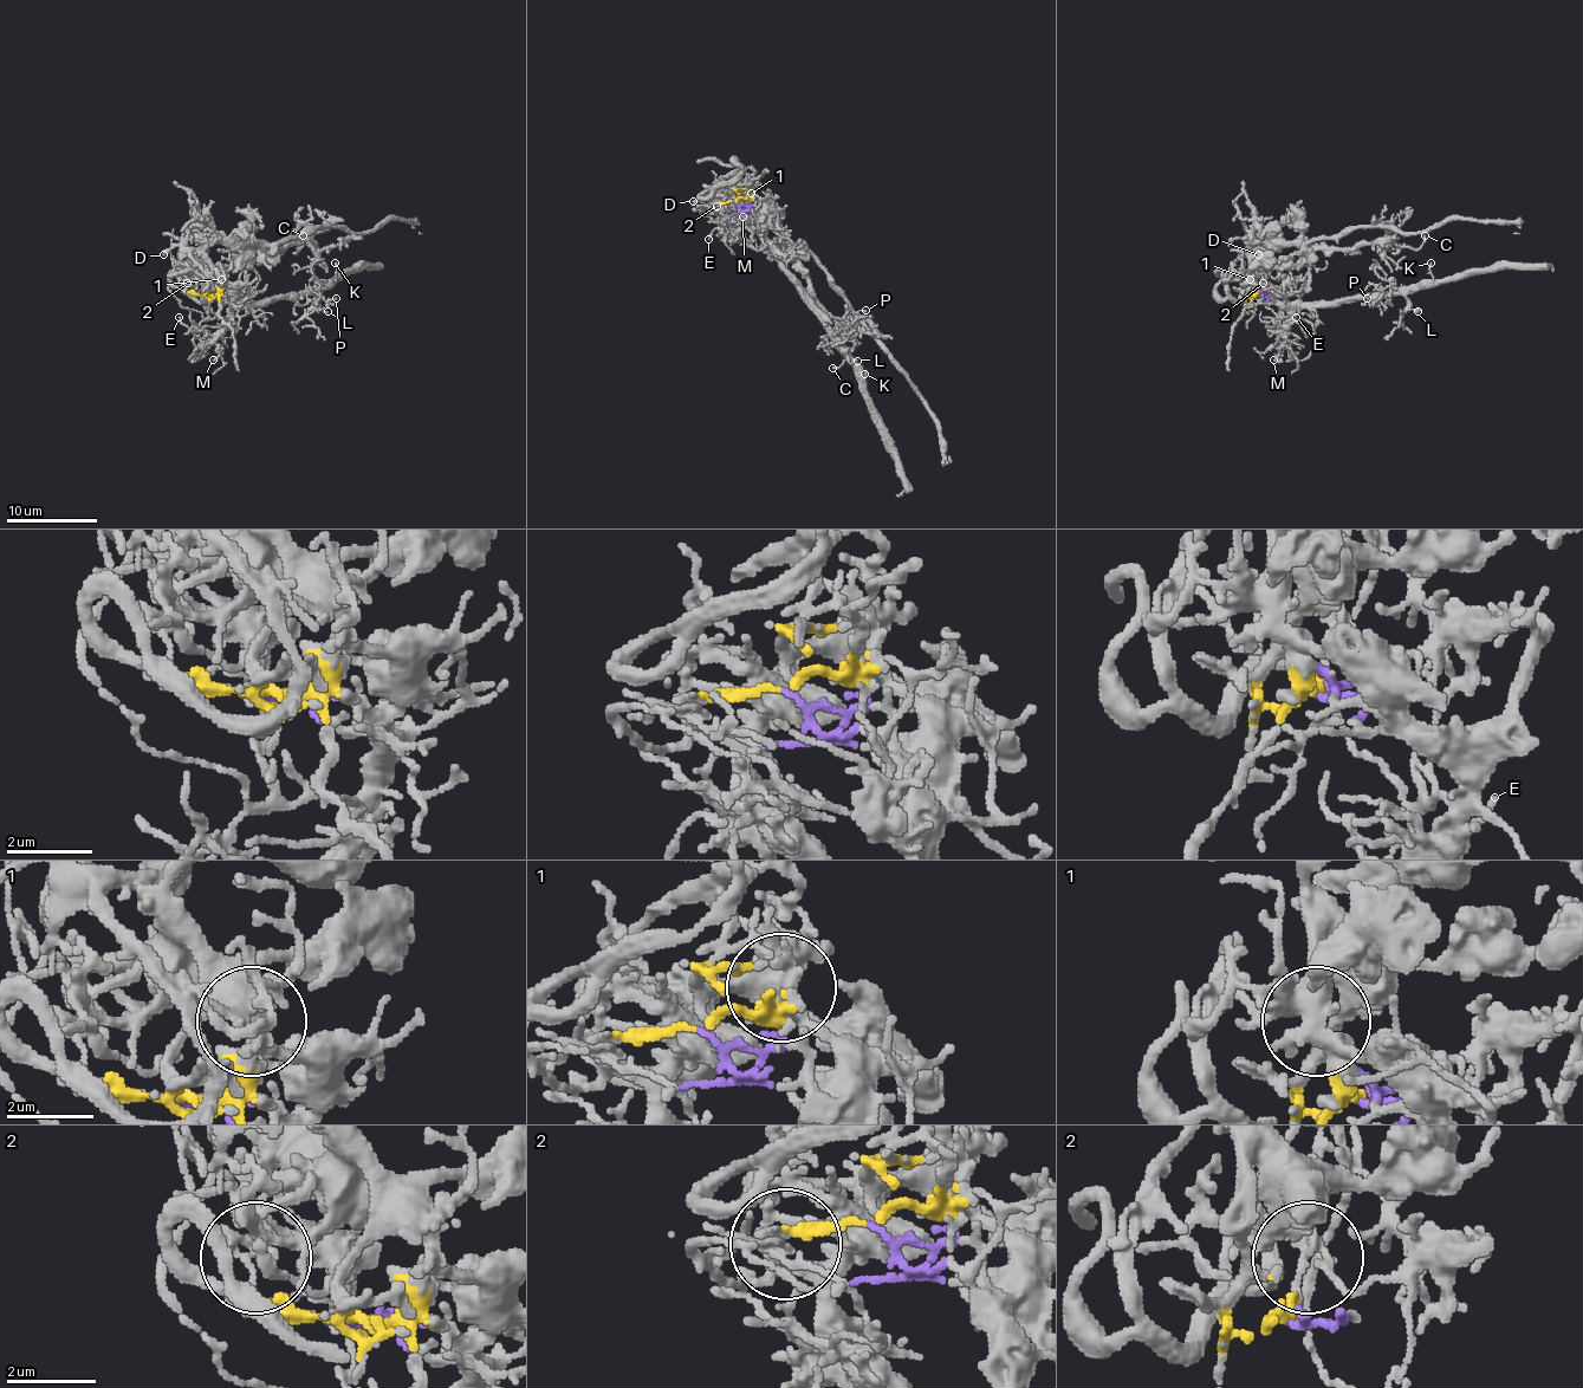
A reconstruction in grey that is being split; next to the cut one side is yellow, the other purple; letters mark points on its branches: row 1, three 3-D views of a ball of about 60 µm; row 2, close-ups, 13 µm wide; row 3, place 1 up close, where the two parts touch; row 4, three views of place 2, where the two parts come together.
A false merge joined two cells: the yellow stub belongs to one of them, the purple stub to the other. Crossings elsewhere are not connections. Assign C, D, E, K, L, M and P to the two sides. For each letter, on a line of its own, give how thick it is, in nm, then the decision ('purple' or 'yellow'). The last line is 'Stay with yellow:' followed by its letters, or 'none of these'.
C: 160 nm thick; yellow
D: 240 nm thick; yellow
E: 140 nm thick; purple
K: 120 nm thick; purple
L: 140 nm thick; purple
M: 160 nm thick; purple
P: 100 nm thick; purple
Stay with yellow: C, D

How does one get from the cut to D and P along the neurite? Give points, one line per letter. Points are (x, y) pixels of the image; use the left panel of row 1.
D: (206, 296), (194, 296), (187, 290), (187, 276), (179, 263), (180, 248), (174, 246), (162, 255)
P: (206, 296), (226, 303), (266, 303), (276, 298), (300, 298), (316, 287), (325, 300), (337, 298)

